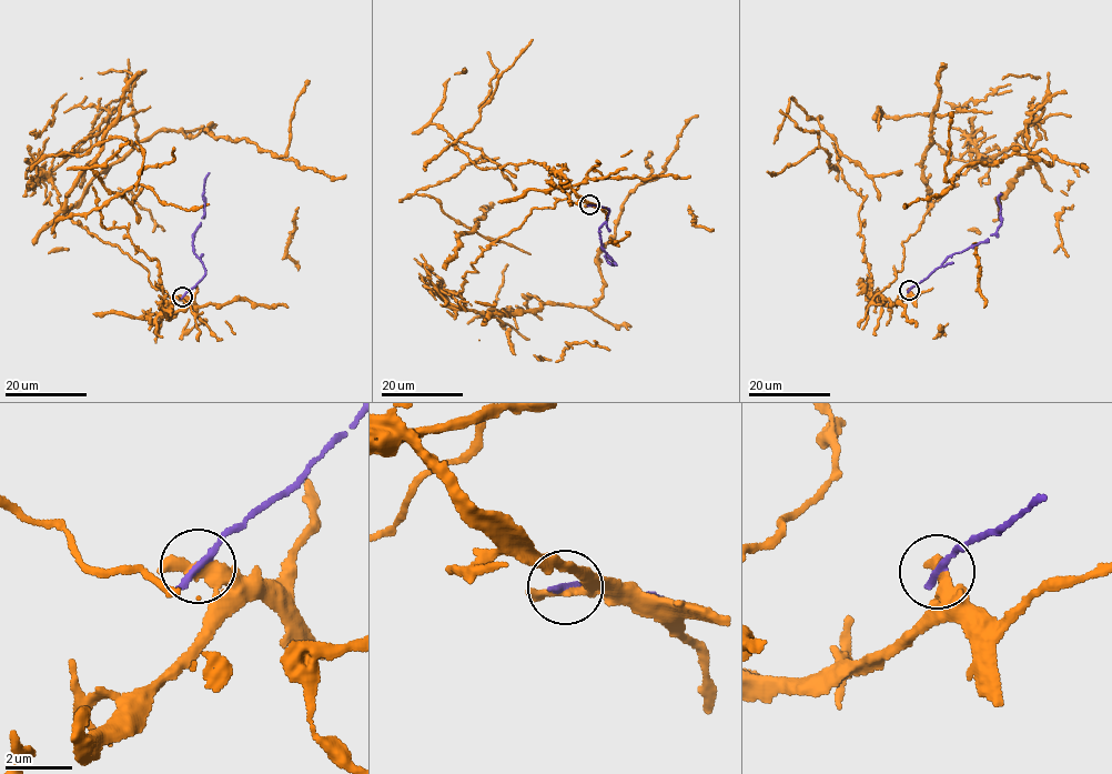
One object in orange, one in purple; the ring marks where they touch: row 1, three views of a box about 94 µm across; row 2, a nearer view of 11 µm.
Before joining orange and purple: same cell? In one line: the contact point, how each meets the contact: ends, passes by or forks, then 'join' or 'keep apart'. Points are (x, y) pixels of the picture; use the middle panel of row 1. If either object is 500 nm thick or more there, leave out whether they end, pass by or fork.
place (589, 204); orange passes by; purple ends; keep apart

